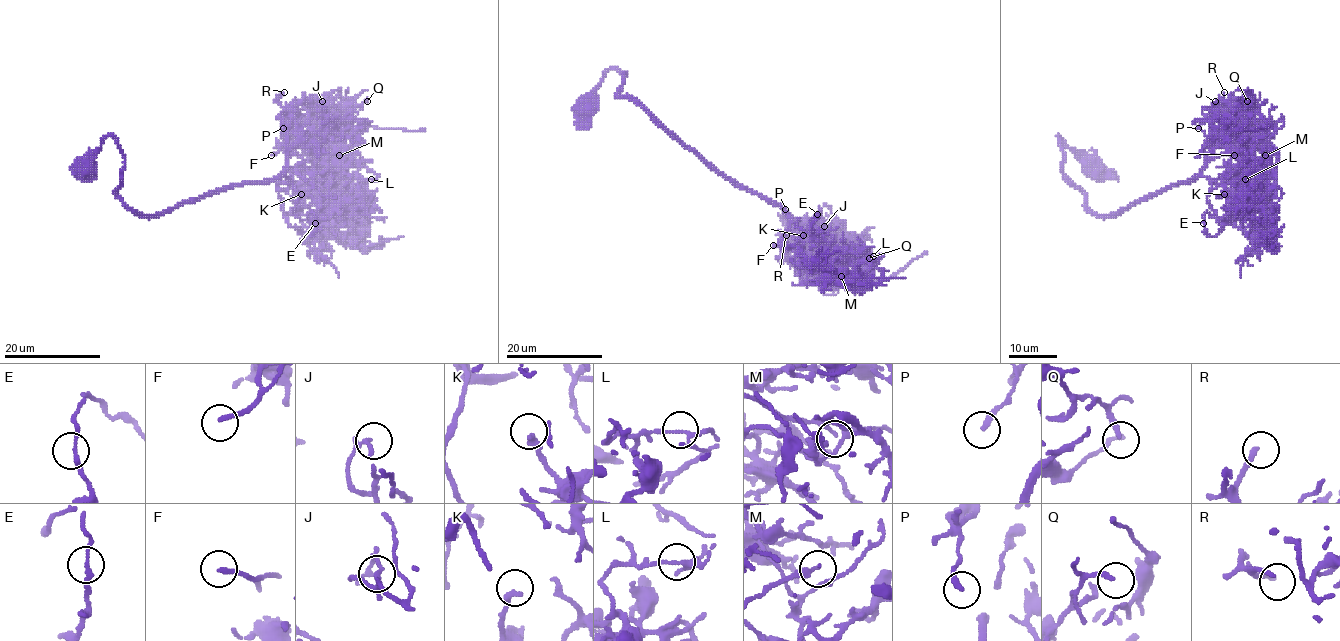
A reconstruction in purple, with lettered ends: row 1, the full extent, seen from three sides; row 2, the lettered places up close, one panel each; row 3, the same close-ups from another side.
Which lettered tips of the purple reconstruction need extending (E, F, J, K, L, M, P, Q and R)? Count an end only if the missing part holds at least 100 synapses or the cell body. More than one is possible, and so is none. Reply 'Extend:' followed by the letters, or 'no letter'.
Extend: R

